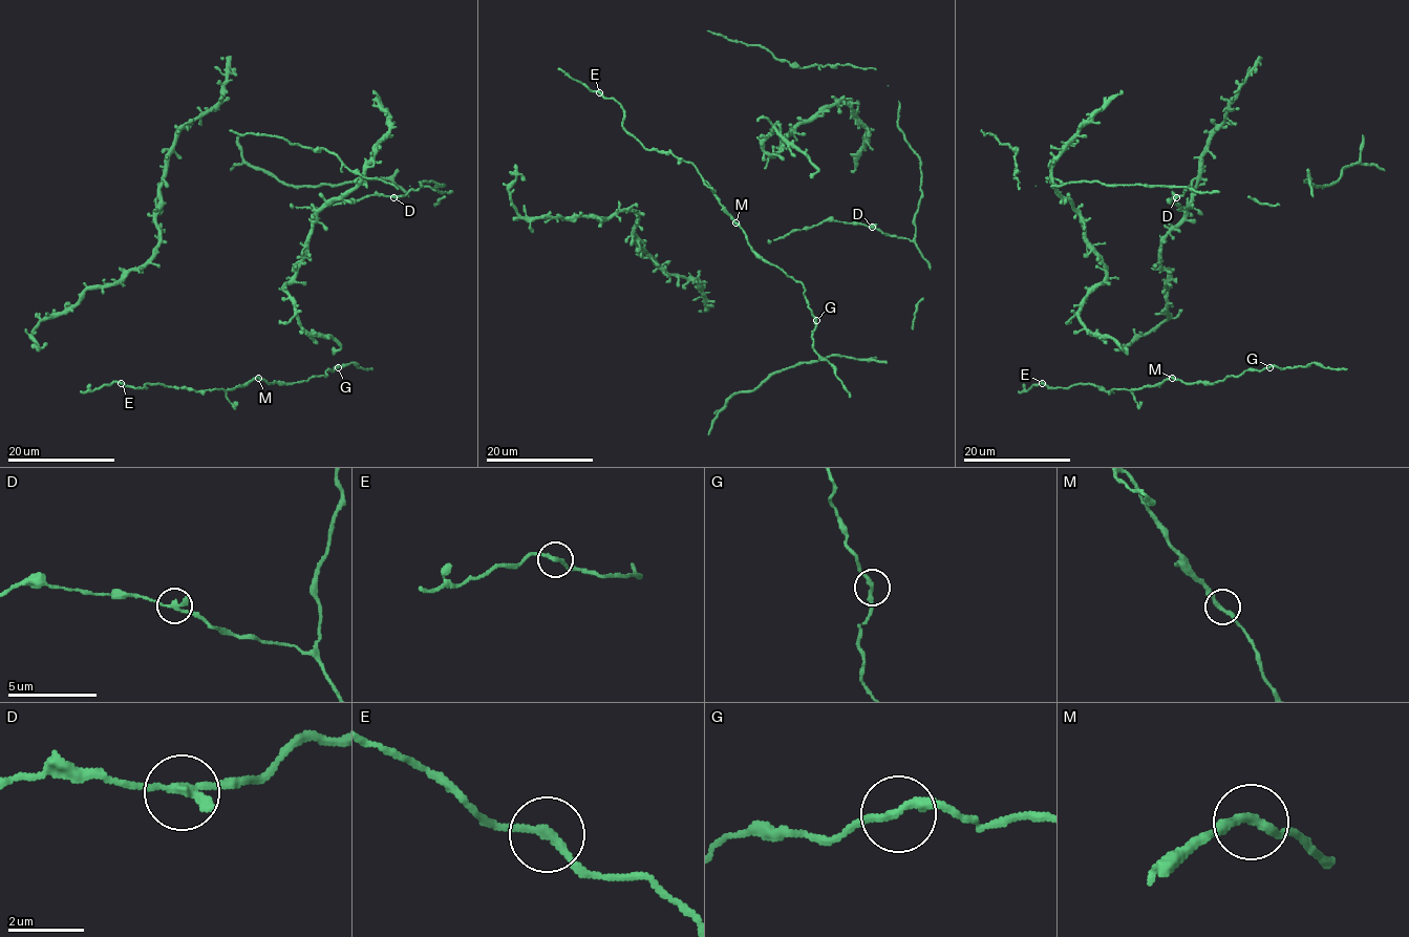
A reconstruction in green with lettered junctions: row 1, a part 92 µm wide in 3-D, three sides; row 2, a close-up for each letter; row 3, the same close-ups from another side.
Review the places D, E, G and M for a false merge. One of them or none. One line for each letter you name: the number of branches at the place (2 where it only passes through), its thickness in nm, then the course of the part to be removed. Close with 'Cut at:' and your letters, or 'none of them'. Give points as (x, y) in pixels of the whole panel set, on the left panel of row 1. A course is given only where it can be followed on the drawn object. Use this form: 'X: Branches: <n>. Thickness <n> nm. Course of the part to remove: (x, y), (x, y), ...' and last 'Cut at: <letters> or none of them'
Cut at: none of them

